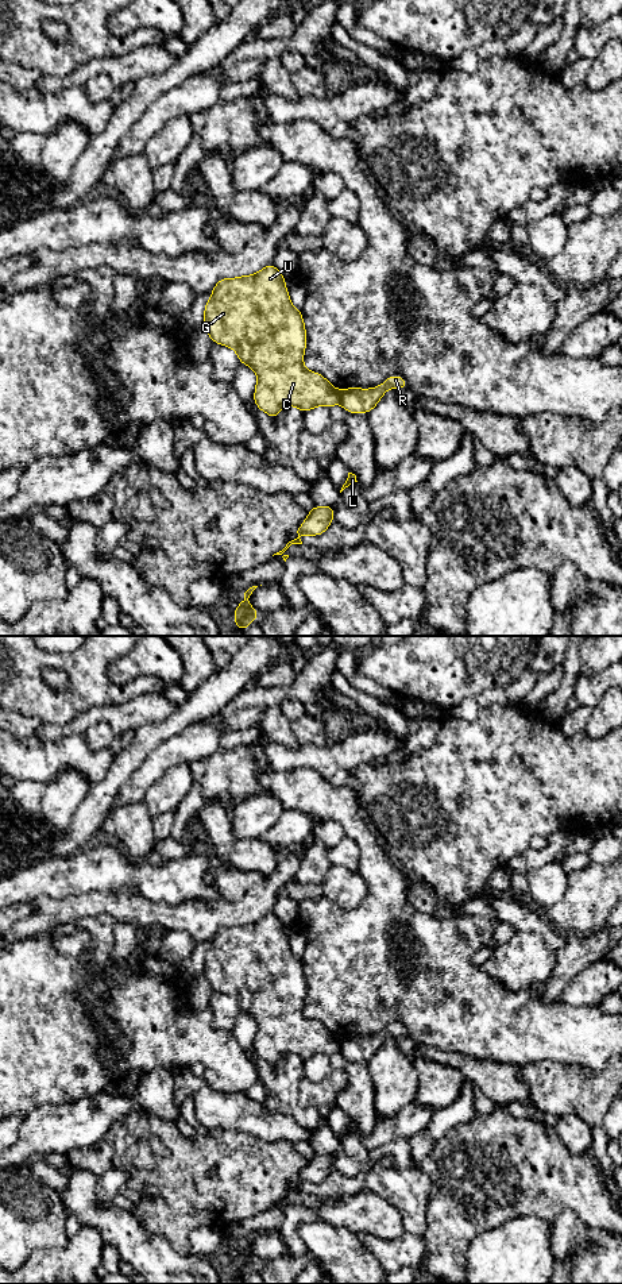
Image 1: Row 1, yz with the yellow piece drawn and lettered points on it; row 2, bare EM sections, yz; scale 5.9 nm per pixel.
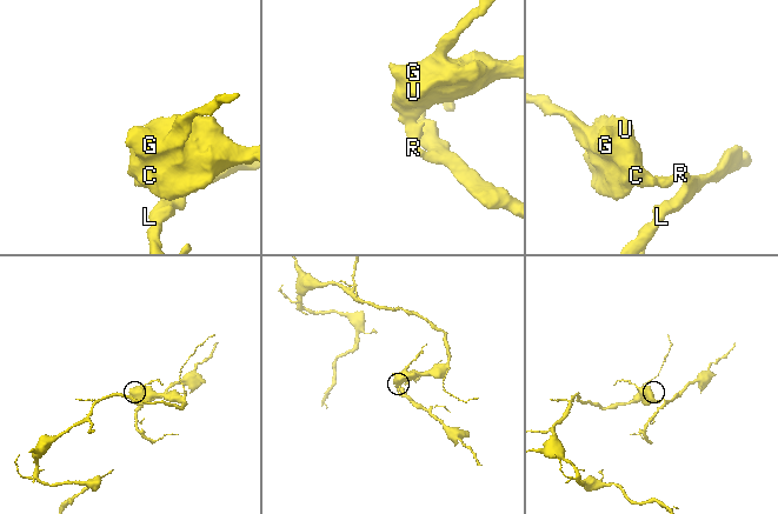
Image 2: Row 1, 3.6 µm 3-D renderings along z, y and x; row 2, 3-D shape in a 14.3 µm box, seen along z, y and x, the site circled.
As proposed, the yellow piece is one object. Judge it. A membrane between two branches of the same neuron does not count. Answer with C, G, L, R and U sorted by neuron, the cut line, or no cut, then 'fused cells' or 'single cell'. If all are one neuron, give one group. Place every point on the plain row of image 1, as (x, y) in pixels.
groups C G U / L R; cut yz (339, 1040), (340, 1051); fused cells

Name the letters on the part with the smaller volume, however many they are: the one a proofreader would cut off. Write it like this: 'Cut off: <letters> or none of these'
Cut off: L, R

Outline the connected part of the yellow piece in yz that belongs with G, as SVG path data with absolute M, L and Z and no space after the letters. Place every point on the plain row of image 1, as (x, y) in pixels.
M274 911L252 924L219 928L204 956L202 976L213 991L233 996L239 1011L256 1021L254 1050L271 1067L277 1067L287 1053L306 1061L320 1053L331 1056L341 1050L339 1037L324 1023L304 1015L306 978L302 960L293 955L285 924Z

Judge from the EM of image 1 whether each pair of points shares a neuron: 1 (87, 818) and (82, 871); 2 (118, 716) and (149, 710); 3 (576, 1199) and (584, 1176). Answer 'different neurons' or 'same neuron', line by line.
1: different neurons
2: same neuron
3: same neuron

